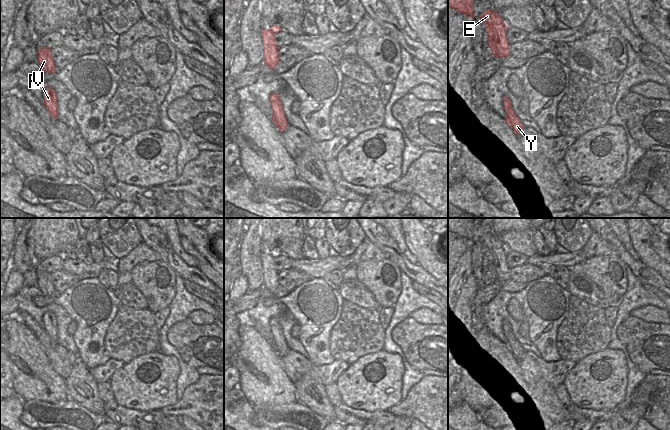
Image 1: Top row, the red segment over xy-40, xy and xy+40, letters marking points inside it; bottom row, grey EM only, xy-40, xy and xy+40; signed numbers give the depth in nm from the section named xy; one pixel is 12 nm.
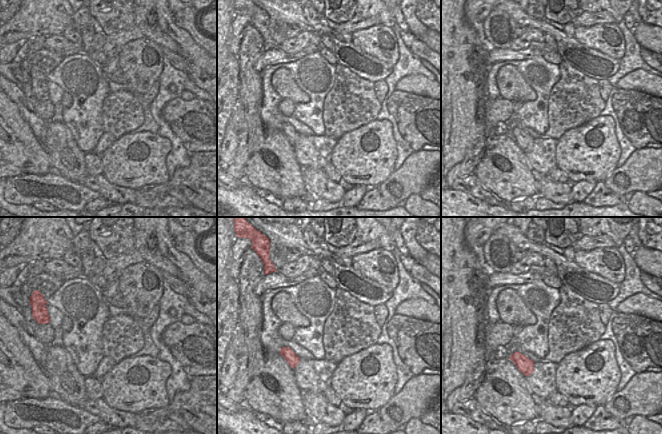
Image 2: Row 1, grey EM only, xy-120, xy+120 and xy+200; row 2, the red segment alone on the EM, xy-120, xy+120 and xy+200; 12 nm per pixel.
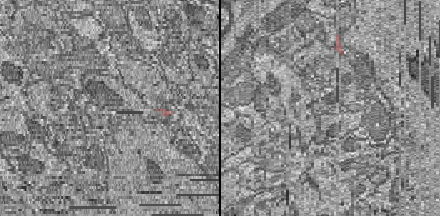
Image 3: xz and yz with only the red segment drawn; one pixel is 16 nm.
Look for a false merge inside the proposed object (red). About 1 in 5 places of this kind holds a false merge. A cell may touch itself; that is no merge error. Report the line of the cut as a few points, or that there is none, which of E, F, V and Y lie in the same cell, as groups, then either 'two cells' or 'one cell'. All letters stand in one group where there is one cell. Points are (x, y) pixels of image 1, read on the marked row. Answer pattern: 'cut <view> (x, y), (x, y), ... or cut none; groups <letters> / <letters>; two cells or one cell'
cut none; groups E F V Y; one cell

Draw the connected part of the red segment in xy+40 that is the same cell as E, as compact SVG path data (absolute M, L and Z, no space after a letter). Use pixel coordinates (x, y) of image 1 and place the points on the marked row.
M488 9L479 16L479 19L486 24L488 46L492 51L493 58L509 56L509 44L505 36L507 25L497 11Z

